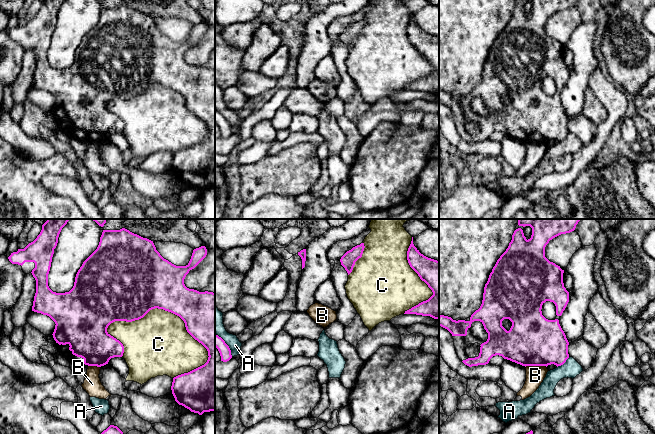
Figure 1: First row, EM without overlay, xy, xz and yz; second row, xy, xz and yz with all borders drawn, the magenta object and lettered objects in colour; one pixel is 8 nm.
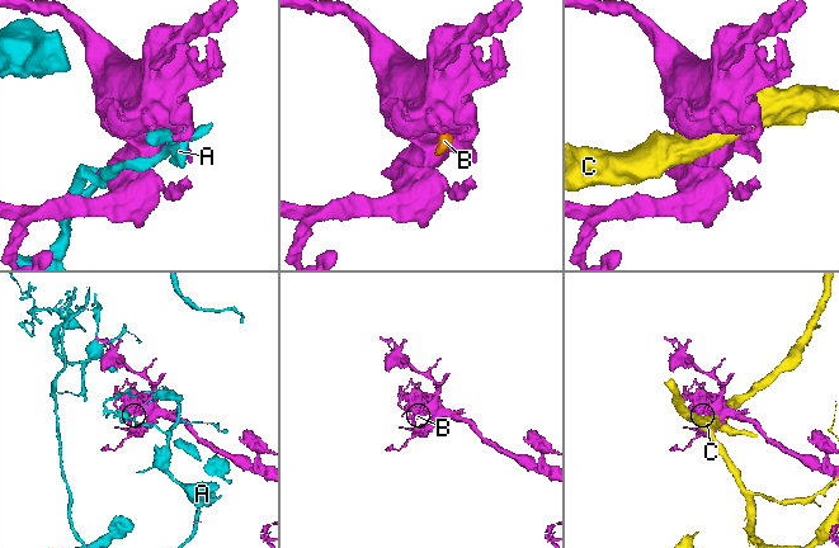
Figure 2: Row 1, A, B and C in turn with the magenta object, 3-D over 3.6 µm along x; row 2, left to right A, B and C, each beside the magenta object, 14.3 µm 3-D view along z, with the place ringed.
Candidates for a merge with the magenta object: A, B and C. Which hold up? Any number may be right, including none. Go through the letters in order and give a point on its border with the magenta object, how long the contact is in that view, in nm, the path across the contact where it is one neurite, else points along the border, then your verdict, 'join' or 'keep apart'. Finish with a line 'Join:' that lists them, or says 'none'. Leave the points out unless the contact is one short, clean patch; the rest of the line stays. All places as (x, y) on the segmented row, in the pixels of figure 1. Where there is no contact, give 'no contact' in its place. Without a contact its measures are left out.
A: contact yz (563, 363); length 130 nm; keep apart
B: contact yz (536, 365); length 180 nm; border yz (525, 366), (546, 367); keep apart
C: contact xy (163, 309); length 850 nm; keep apart
Join: none

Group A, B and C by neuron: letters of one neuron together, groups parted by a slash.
A / B / C

